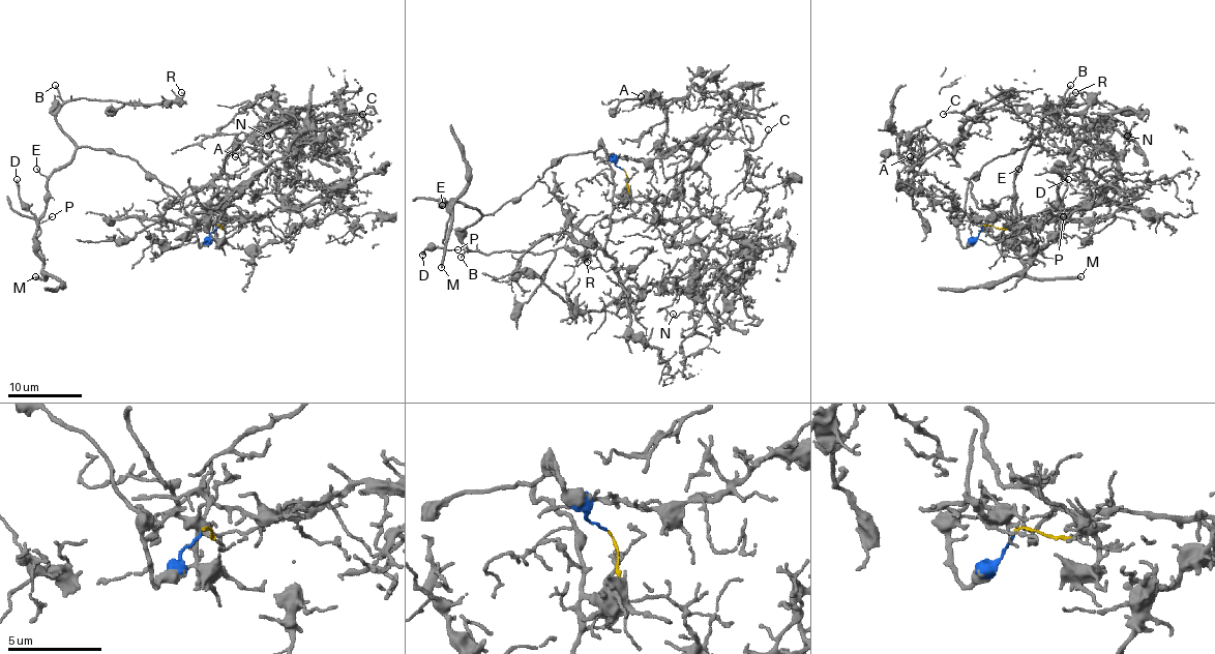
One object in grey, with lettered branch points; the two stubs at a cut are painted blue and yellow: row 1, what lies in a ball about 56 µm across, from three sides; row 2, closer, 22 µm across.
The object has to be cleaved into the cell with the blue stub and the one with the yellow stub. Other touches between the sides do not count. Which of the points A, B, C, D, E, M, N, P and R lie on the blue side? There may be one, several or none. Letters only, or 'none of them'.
B, D, E, M, P, R

